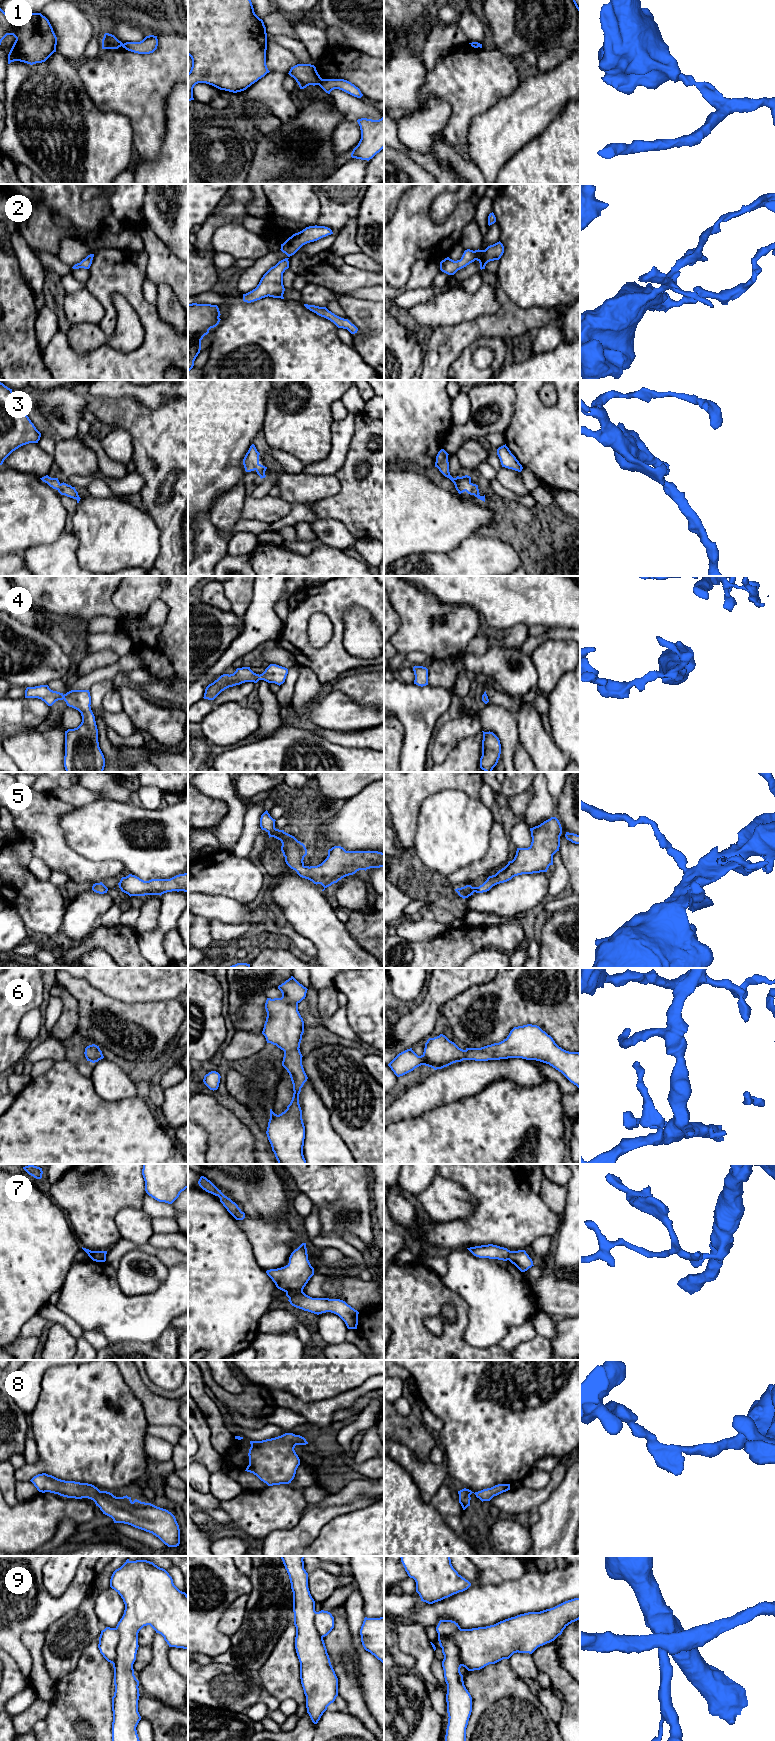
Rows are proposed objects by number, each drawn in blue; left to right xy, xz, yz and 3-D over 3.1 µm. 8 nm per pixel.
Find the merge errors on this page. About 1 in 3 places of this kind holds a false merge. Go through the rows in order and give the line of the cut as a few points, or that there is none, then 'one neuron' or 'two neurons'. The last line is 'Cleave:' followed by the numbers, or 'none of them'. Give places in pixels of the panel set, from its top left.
1: cut xz (322, 79), (318, 84); two neurons
2: cut none; one neuron
3: cut none; one neuron
4: cut none; one neuron
5: cut none; one neuron
6: cut none; one neuron
7: cut xz (302, 1289), (291, 1289), (286, 1293); two neurons
8: cut none; one neuron
9: cut yz (460, 1628), (452, 1639), (462, 1665); two neurons
Cleave: 1, 7, 9

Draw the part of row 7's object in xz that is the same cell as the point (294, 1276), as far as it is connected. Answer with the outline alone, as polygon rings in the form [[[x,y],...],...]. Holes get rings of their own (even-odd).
[[[302,1243],[291,1253],[286,1266],[267,1270],[266,1273],[276,1287],[286,1293],[291,1290],[303,1290],[314,1275],[314,1268],[308,1260],[306,1243]]]

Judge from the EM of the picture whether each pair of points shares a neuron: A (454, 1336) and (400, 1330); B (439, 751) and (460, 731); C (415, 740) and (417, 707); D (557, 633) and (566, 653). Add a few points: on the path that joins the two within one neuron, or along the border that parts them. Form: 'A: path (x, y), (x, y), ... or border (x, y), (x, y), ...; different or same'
A: path (441, 1341), (413, 1340); same
B: path (444, 747), (455, 736); same
C: path (417, 732), (417, 715); same
D: border (569, 639), (547, 639), (538, 646); different

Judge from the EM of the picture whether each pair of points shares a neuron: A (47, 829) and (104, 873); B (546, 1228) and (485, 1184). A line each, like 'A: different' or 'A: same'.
A: same
B: same

